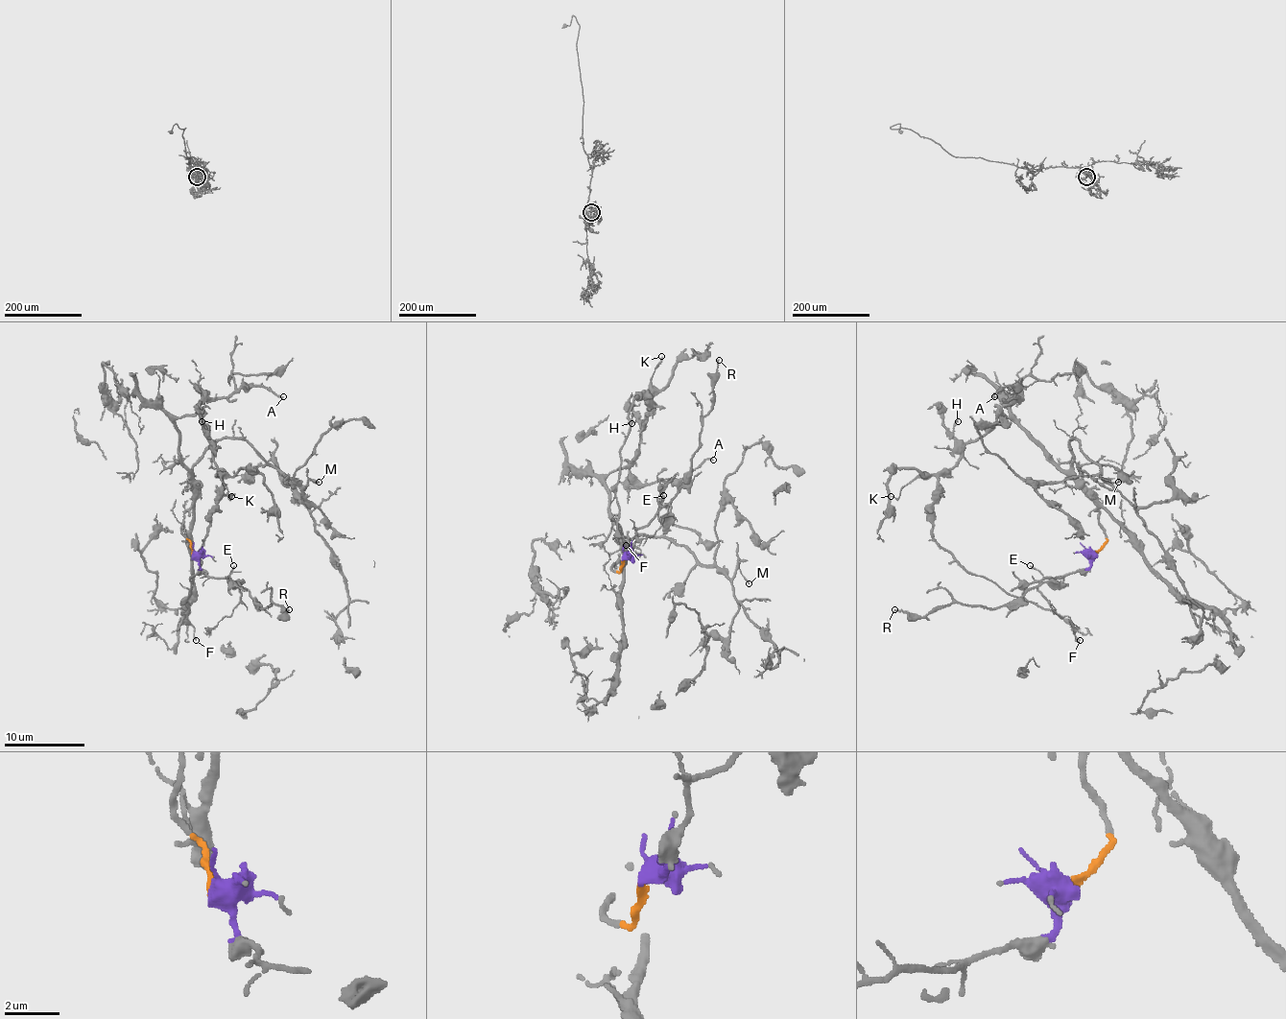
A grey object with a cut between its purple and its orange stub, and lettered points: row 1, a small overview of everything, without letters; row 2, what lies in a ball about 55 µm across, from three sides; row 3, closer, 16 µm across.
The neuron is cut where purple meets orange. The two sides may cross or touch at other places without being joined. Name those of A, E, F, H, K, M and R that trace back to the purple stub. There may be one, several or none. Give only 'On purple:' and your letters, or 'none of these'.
On purple: E, R

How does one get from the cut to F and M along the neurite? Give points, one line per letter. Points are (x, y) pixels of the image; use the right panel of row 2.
F: (1095, 553), (1100, 509), (1003, 414), (939, 479), (940, 547), (1056, 611), (1080, 639)
M: (1095, 553), (1106, 541), (1100, 512), (1076, 475), (1069, 442), (1111, 488), (1104, 483), (1117, 483)

